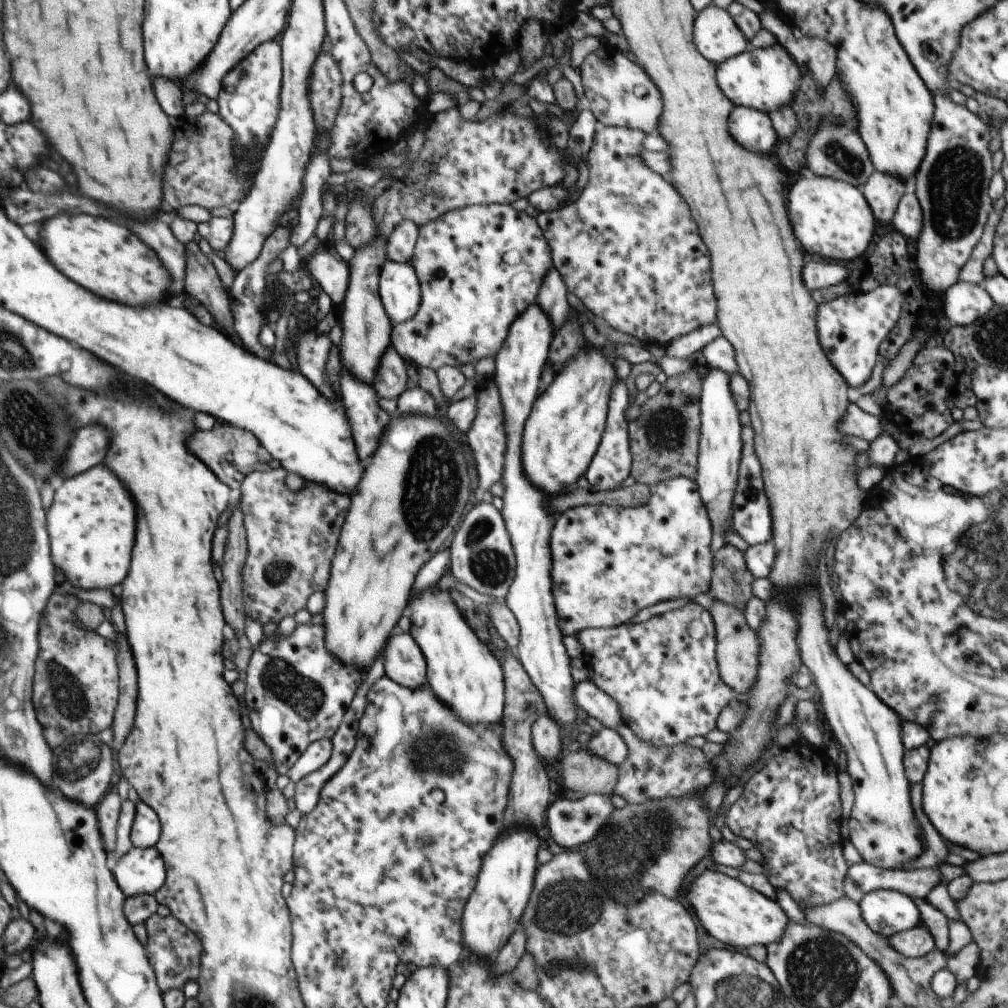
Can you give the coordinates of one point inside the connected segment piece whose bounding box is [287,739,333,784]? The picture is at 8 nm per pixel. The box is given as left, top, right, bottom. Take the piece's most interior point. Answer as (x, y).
(316, 755)

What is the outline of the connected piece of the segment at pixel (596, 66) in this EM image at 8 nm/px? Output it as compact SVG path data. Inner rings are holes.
M598 49L581 64L581 79L585 90L585 103L598 121L606 127L624 127L657 135L657 128L663 111L661 92L644 70L622 52L608 52Z

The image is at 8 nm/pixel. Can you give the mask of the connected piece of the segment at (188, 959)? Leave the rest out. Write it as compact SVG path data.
M154 913L150 918L145 920L145 927L148 935L148 942L144 944L148 952L149 963L157 975L157 985L164 995L172 989L182 989L184 984L189 980L197 982L200 974L200 954L202 954L202 944L198 936L188 930L180 919L169 915L163 917Z

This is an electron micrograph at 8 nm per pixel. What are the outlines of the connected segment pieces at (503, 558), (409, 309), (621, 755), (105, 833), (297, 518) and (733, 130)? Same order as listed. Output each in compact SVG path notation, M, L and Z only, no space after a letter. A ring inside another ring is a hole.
M482 501L468 509L463 518L448 544L451 564L447 573L484 596L504 600L517 571L517 560L502 513L492 503Z
M387 259L379 274L379 295L394 324L410 320L421 303L420 281L411 263Z
M608 727L592 737L585 748L591 755L607 760L619 768L630 752L627 742L616 730Z
M110 790L98 803L97 818L100 820L101 837L105 850L113 853L117 848L117 826L121 811L120 796L116 790Z
M281 466L278 469L253 471L248 476L240 477L241 488L238 496L240 499L241 509L243 510L243 515L245 516L244 521L248 534L249 549L245 565L242 567L244 608L246 615L250 616L252 620L260 622L262 625L268 624L268 622L274 622L274 624L278 625L284 616L294 616L298 610L307 608L307 600L310 596L312 596L312 594L318 591L325 592L327 584L329 583L329 576L331 575L331 562L336 554L339 536L341 535L341 528L343 527L343 522L345 521L351 505L350 497L339 495L338 493L327 489L325 486L320 486L319 484L306 480L302 491L293 492L288 489L288 486L286 485L285 480L288 474L289 472Z
M734 105L728 117L728 130L738 144L754 154L776 150L780 141L768 113L742 105Z

